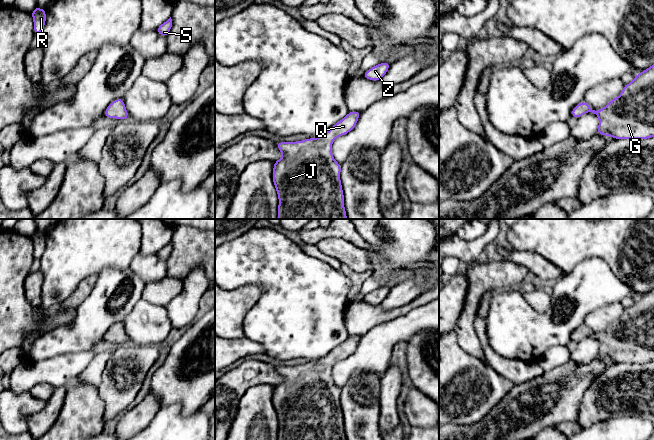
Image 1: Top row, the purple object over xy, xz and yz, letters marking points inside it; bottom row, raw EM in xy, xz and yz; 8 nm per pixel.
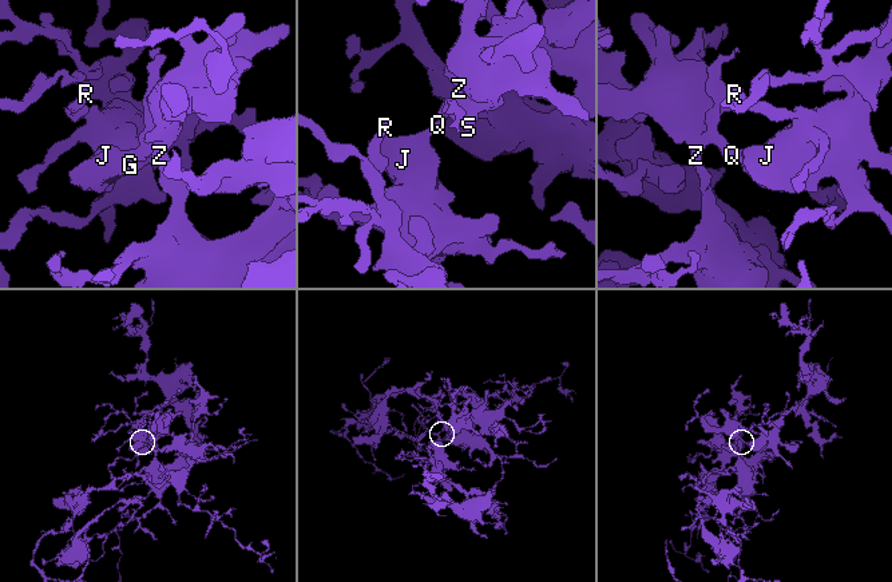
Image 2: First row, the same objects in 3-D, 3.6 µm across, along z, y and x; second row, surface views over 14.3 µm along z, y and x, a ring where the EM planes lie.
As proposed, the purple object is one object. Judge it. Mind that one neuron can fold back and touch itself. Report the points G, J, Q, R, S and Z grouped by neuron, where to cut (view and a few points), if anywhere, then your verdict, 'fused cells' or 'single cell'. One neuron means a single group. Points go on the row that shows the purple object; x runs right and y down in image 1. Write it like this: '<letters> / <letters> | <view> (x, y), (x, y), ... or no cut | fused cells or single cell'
G J Q R S Z | no cut | single cell

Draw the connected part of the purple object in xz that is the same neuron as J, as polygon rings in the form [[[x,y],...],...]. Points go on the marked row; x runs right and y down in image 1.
[[[360,111],[349,112],[317,138],[276,143],[283,155],[281,159],[274,161],[272,173],[279,199],[277,219],[347,219],[340,180],[341,164],[333,158],[332,143],[335,138],[354,129],[360,114]]]

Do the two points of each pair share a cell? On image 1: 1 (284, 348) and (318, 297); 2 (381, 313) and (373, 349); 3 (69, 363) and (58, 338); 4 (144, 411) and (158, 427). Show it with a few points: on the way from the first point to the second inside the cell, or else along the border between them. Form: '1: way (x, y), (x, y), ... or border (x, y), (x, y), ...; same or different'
1: way (285, 335), (288, 327), (305, 310); same
2: border (400, 315), (377, 324), (361, 336); different
3: border (88, 350), (61, 353), (42, 359); different
4: border (161, 407), (152, 420), (142, 429); different

